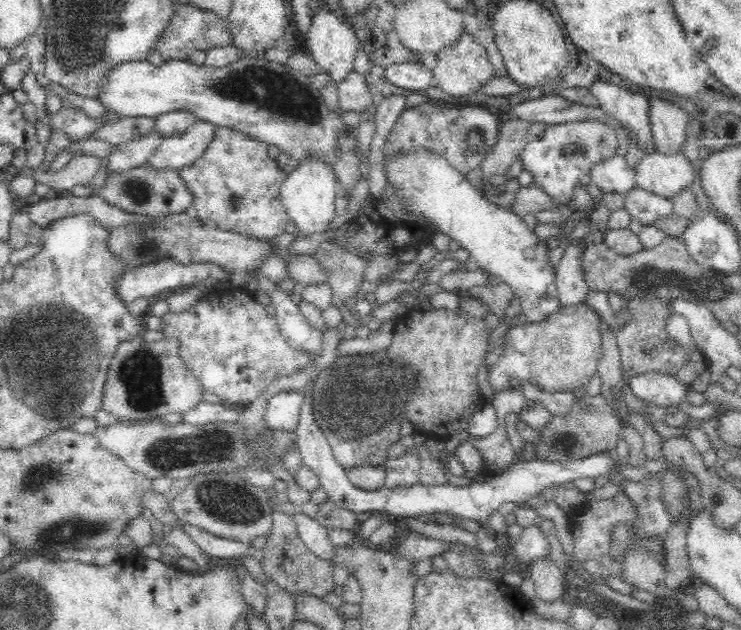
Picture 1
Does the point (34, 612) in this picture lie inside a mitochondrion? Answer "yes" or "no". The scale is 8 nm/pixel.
yes

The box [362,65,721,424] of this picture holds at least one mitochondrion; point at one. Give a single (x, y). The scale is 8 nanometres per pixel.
(577, 145)

